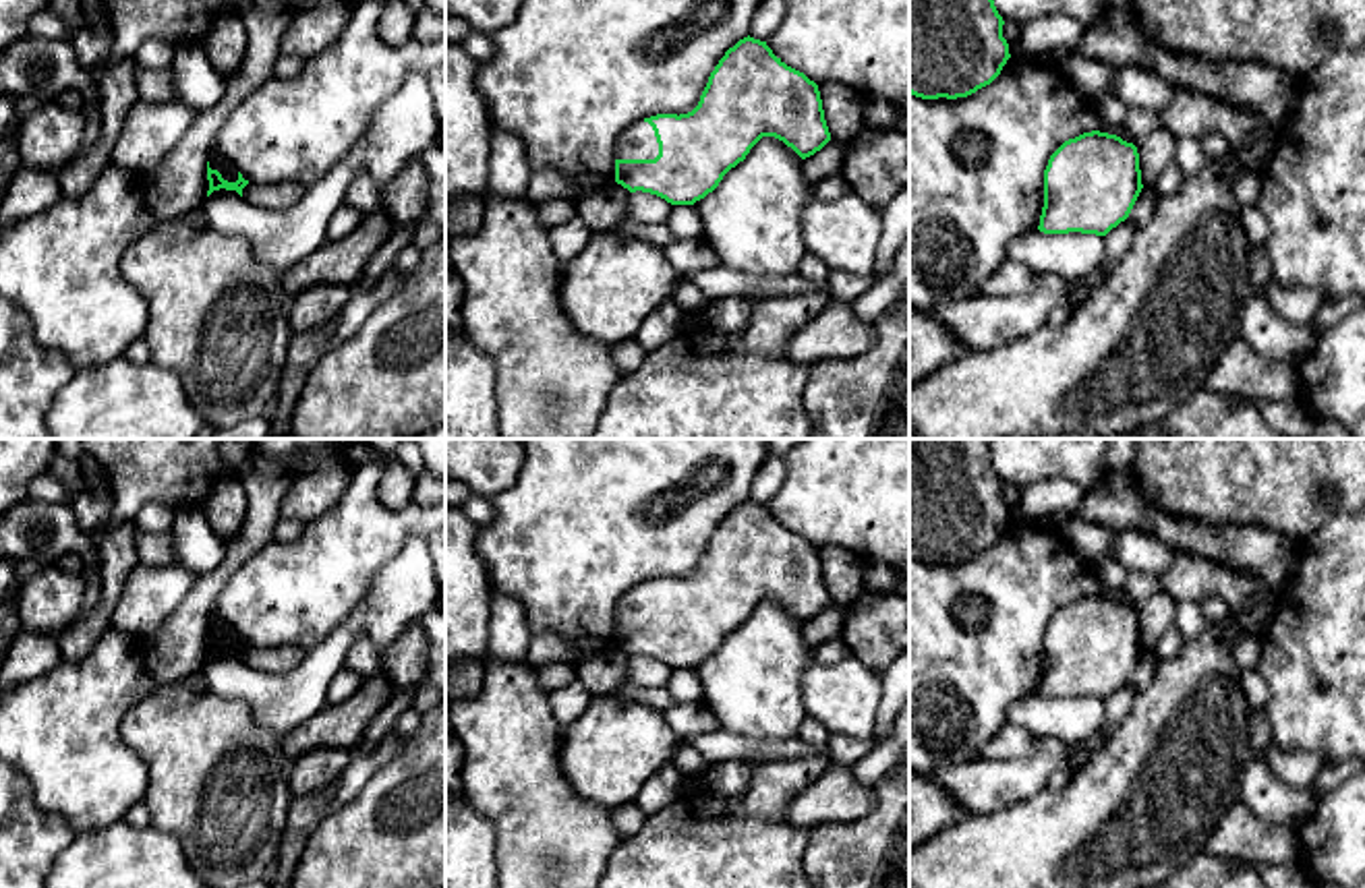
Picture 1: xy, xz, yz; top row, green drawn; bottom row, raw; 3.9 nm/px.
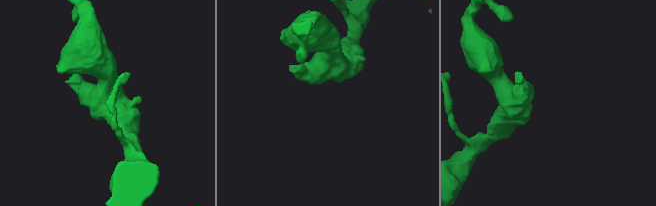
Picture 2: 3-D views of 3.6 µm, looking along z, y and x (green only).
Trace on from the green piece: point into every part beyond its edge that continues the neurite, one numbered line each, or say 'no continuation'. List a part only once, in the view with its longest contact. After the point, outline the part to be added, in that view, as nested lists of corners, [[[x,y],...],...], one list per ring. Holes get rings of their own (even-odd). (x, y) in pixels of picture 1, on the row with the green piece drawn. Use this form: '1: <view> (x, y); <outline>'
1: xz (639, 141); [[[648,122],[628,126],[615,141],[615,159],[655,159],[659,143]]]

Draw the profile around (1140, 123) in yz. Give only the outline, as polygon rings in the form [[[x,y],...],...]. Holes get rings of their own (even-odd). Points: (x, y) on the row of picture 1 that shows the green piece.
[[[1129,106],[1127,130],[1137,147],[1154,128],[1160,126],[1160,114],[1154,110]]]

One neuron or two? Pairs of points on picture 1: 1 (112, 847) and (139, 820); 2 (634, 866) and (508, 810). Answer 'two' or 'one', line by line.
1: two
2: two

